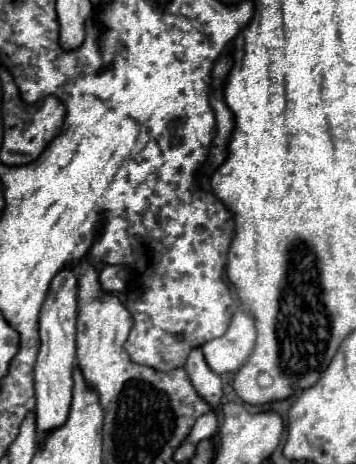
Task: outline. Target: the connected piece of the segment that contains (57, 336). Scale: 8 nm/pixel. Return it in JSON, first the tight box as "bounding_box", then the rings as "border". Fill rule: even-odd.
{"bounding_box":[34,267,76,439],"border":[[[64,267],[50,283],[48,295],[40,311],[40,351],[34,367],[36,383],[36,429],[40,439],[46,437],[50,429],[60,427],[70,409],[72,401],[72,369],[76,365],[76,341],[74,341],[74,321],[76,321],[76,275],[74,269]]]}

